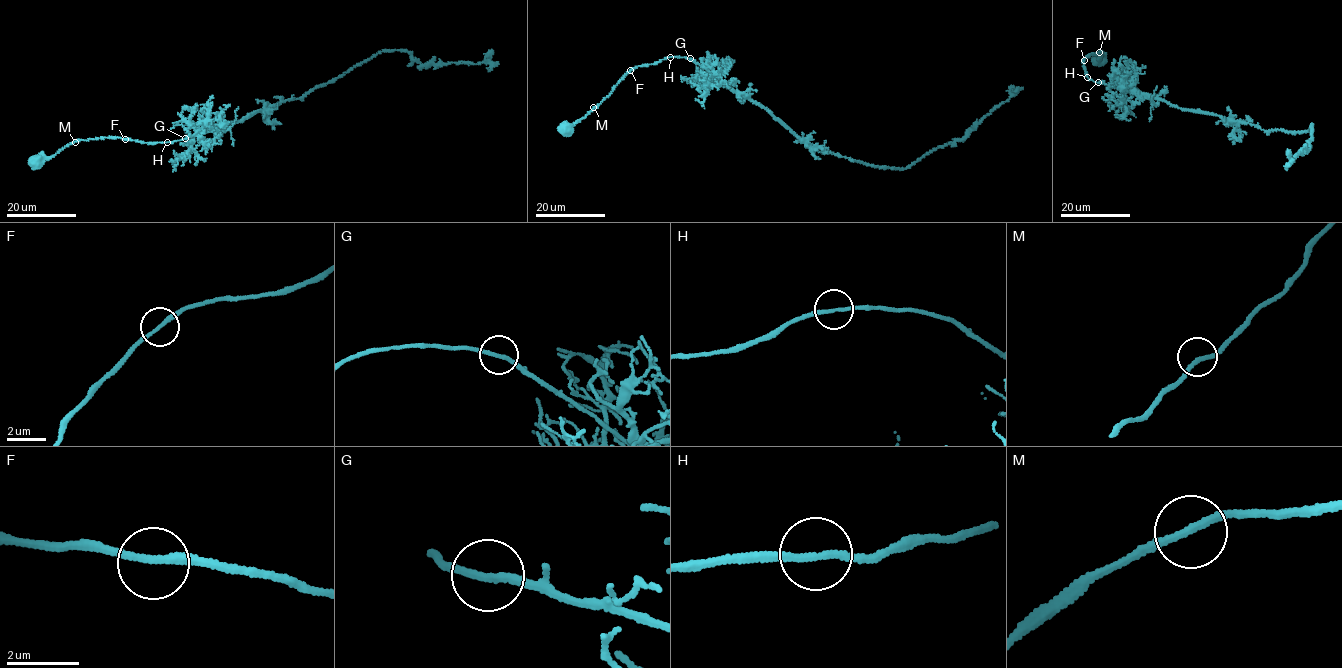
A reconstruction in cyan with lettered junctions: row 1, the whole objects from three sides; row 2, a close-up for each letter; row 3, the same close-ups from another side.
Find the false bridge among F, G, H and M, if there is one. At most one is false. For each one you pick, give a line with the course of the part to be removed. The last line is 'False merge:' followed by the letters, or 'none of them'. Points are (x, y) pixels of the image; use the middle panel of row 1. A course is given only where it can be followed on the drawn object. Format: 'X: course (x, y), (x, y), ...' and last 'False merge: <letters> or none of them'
False merge: none of them

